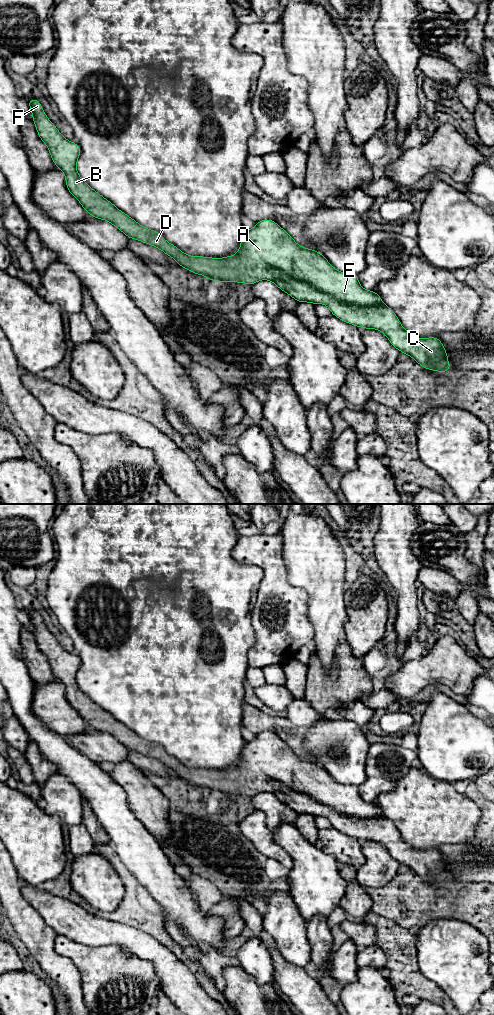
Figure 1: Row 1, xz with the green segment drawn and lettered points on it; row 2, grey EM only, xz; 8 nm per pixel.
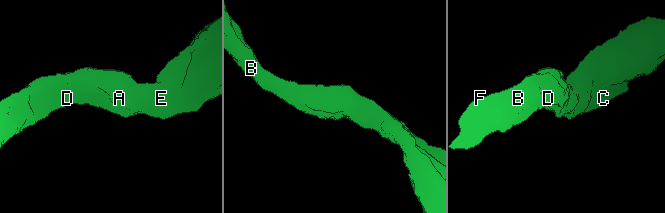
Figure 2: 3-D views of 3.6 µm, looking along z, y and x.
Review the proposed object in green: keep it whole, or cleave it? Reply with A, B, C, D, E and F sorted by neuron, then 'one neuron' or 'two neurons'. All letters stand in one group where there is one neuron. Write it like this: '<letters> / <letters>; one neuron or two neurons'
A B C D E F; one neuron

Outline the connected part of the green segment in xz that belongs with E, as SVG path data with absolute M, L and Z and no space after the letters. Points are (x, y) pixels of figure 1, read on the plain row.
M32 610L27 615L33 626L32 633L36 638L39 650L47 657L57 681L65 685L68 703L90 728L108 733L129 751L136 751L158 760L172 769L177 777L197 787L203 787L208 792L217 795L223 793L239 794L251 798L260 792L269 792L299 815L324 816L330 821L332 827L345 835L364 841L381 843L387 848L394 860L412 869L427 882L435 882L438 885L452 882L448 874L448 866L438 849L415 850L412 848L403 840L394 823L383 815L378 805L366 802L359 796L358 787L336 782L320 764L298 757L282 739L271 731L263 731L256 734L254 740L245 742L241 749L238 765L235 767L213 770L185 766L175 757L166 753L159 744L143 739L92 701L77 684L76 677L81 666L80 658L64 650L54 635L48 631L39 612Z

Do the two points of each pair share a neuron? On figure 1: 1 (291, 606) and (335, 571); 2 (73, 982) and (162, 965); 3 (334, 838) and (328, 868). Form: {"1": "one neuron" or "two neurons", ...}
{"1": "two neurons", "2": "two neurons", "3": "two neurons"}

